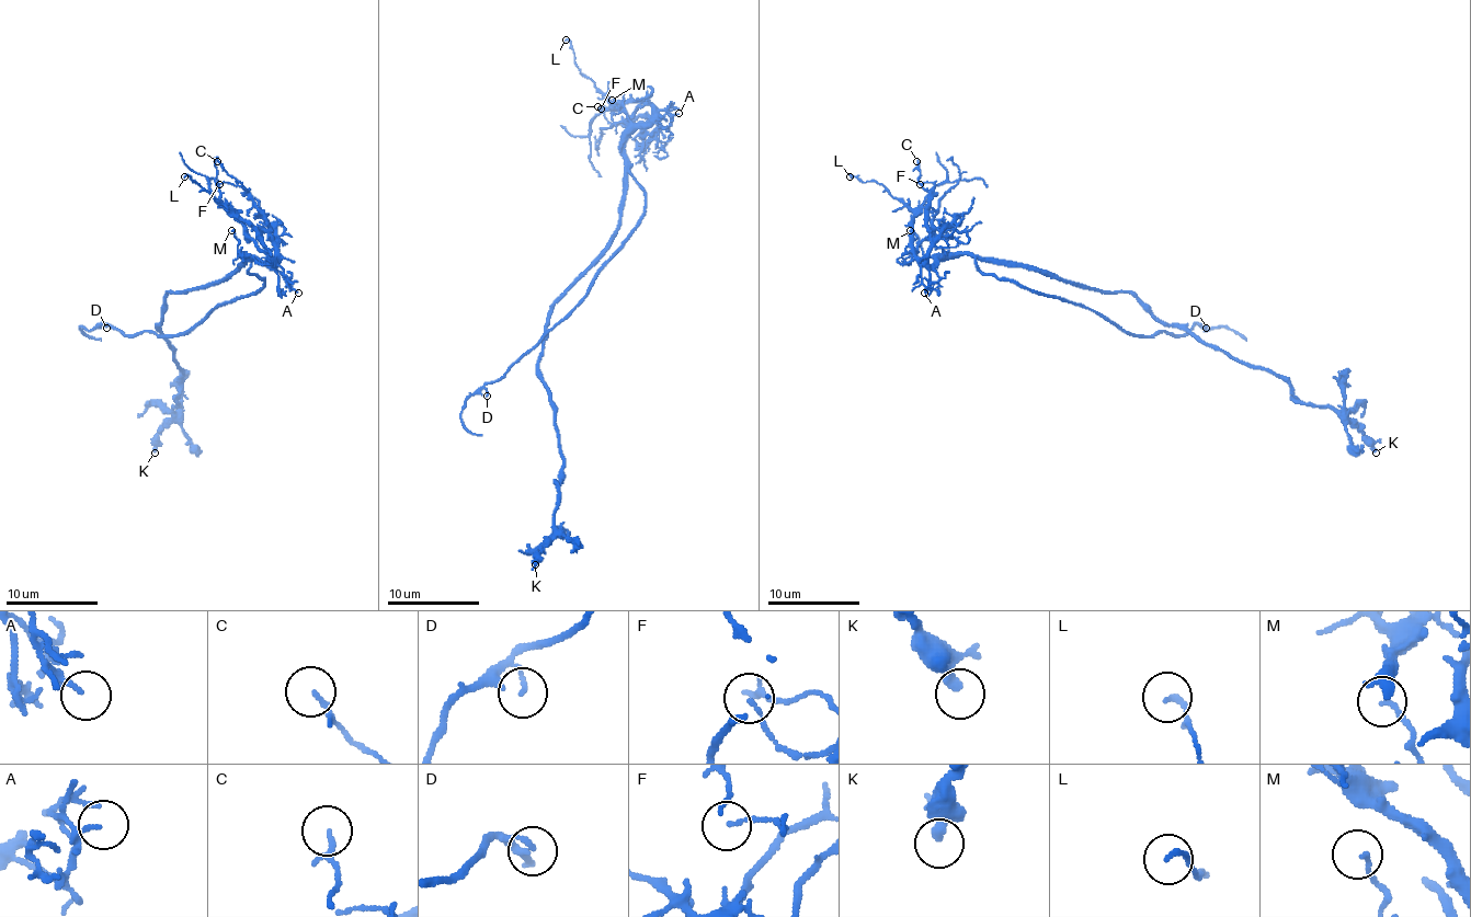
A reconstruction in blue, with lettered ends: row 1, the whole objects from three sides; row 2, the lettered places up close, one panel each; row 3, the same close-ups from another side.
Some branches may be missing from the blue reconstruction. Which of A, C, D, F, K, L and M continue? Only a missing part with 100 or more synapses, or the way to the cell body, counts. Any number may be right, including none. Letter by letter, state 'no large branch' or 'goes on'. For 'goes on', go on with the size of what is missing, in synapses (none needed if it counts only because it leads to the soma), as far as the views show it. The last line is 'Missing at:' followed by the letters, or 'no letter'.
A: no large branch
C: no large branch
D: no large branch
F: no large branch
K: no large branch
L: no large branch
M: no large branch
Missing at: no letter

